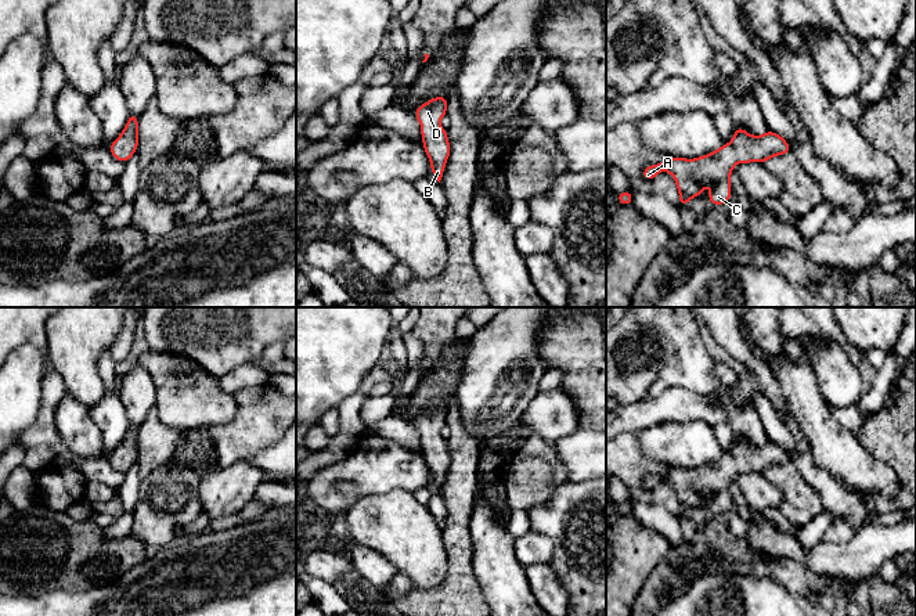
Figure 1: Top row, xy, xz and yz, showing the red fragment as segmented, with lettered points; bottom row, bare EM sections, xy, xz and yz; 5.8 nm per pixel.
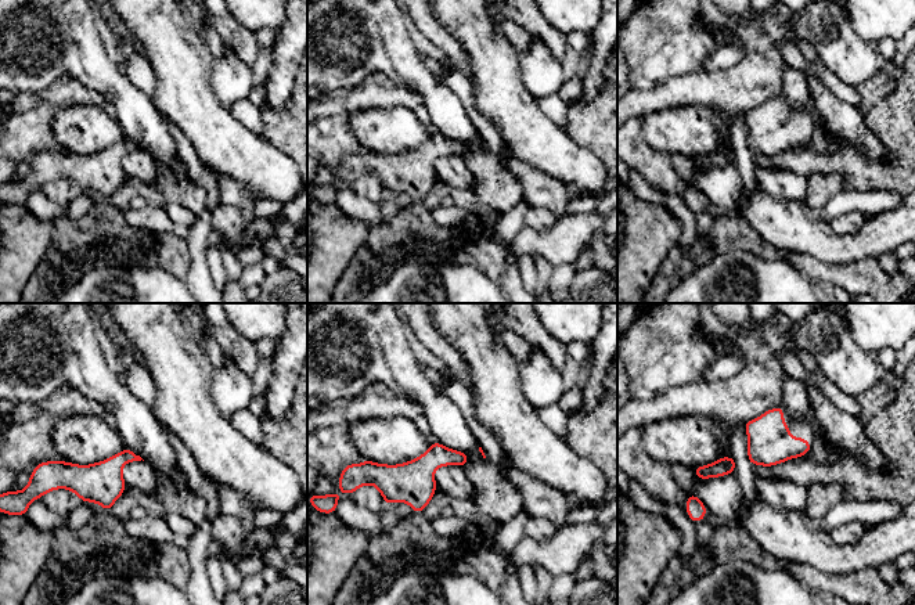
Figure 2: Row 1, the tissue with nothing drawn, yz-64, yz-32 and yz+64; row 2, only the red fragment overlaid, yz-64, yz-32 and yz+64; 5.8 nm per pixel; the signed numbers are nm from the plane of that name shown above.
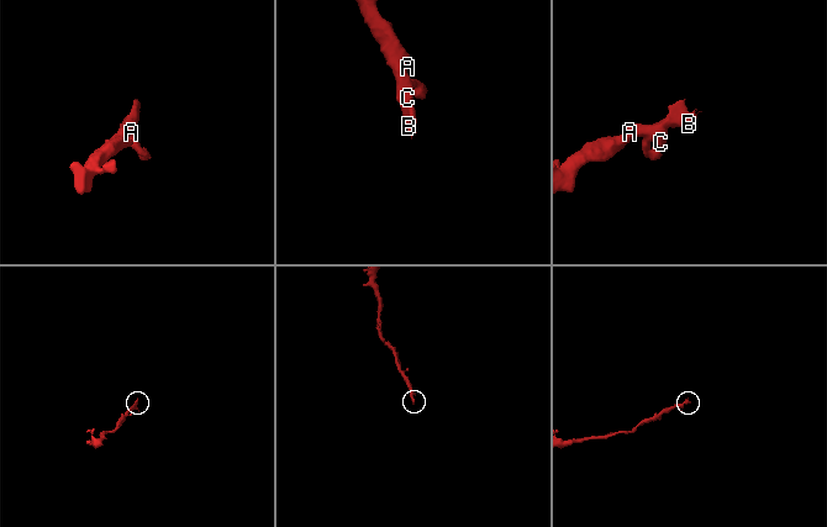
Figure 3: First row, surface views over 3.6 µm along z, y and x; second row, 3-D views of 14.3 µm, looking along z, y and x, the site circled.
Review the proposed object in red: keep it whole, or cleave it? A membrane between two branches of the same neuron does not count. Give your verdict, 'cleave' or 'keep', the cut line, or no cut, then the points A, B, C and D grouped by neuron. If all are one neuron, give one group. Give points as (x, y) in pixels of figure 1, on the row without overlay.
keep; cut none; groups A B C D

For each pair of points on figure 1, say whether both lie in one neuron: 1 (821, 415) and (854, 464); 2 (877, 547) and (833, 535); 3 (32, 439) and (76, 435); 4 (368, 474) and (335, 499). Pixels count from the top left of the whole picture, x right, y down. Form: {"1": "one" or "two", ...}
{"1": "one", "2": "two", "3": "two", "4": "one"}

